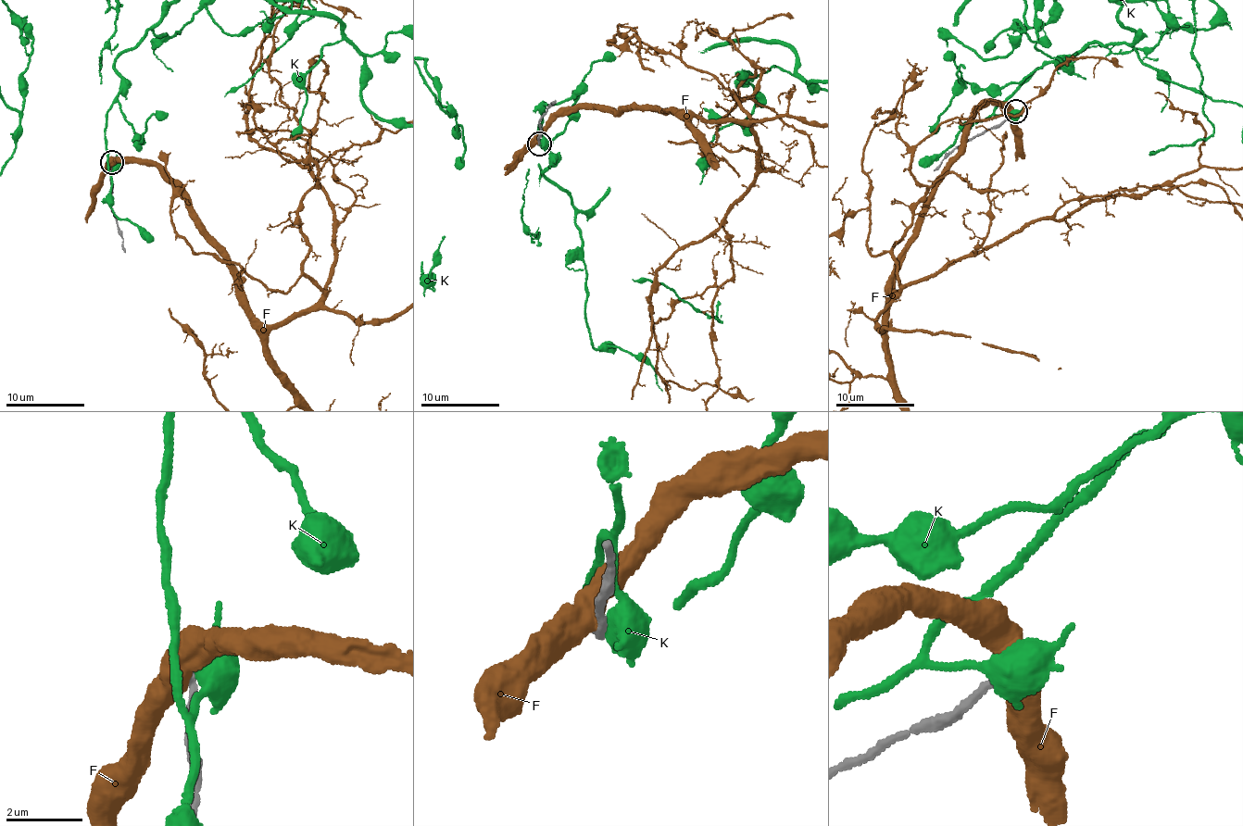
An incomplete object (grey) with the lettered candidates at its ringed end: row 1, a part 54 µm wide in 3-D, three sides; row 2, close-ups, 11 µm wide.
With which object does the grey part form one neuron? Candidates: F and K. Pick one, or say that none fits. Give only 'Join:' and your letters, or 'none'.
Join: none

